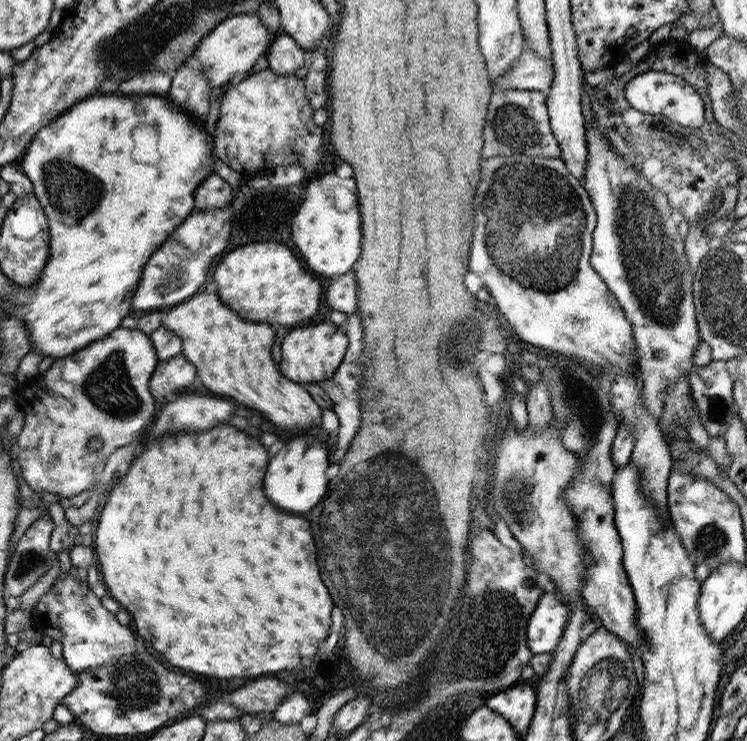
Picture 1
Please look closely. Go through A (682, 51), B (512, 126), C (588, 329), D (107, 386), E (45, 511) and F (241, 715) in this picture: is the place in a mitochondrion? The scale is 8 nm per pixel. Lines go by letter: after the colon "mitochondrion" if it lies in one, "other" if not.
A: other
B: mitochondrion
C: other
D: mitochondrion
E: other
F: other

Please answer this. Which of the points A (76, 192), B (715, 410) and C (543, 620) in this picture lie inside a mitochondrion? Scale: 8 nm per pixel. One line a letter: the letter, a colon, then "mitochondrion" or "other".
A: mitochondrion
B: mitochondrion
C: other

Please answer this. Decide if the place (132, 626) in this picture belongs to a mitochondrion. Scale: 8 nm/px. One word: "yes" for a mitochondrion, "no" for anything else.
no

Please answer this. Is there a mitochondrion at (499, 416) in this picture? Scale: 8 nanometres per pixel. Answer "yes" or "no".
no

